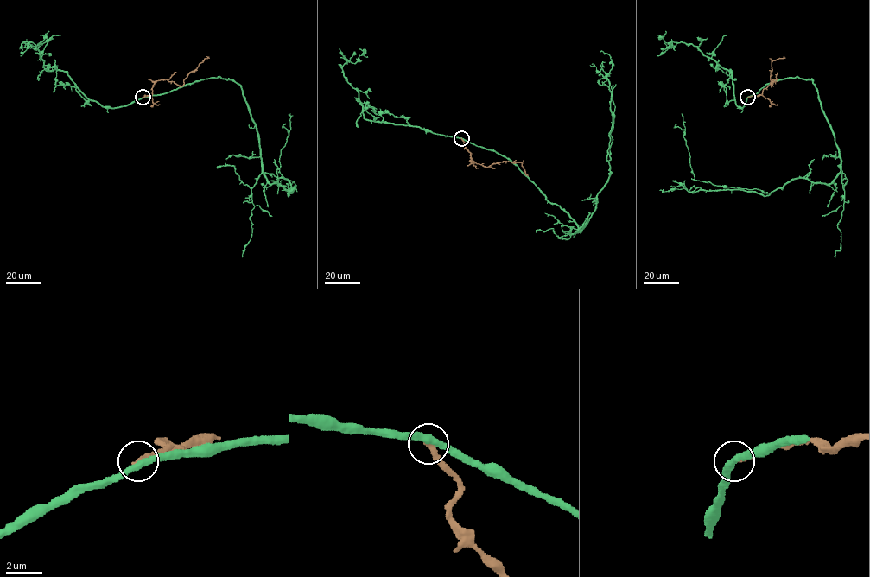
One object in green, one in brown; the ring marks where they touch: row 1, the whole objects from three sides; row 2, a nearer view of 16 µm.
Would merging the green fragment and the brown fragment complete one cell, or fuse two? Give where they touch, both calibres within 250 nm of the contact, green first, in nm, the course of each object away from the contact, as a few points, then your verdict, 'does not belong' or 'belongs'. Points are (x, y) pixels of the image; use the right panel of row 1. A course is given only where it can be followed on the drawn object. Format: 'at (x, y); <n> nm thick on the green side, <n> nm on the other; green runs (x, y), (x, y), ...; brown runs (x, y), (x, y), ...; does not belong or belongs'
at (747, 97); 360 nm thick on the green side, 300 nm on the other; green runs (747, 97), (782, 79), (810, 79), (841, 173), (828, 184), (794, 178), (770, 193), (695, 180), (682, 113); brown runs (747, 97), (761, 95), (772, 80), (776, 80), (771, 85), (771, 62), (785, 58); does not belong

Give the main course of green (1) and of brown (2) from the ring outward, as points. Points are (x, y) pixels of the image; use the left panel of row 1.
1: (142, 97), (234, 81), (262, 173), (269, 184), (285, 178), (292, 193), (279, 171), (290, 113)
2: (142, 97), (152, 94), (153, 85), (157, 80), (168, 80), (182, 85), (187, 75), (209, 58)

